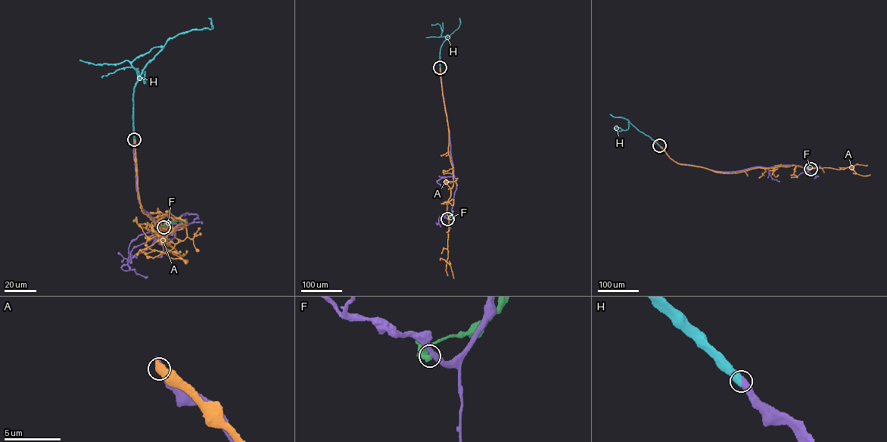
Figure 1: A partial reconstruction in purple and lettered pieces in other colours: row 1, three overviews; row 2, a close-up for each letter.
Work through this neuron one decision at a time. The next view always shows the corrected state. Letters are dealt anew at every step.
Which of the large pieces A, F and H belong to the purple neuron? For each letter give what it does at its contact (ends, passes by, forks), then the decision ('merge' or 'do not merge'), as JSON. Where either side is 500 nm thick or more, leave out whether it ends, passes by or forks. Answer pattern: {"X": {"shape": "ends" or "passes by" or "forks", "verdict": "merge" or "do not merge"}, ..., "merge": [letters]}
{"A": {"verdict": "do not merge"}, "F": {"verdict": "do not merge"}, "H": {"verdict": "merge"}, "merge": ["H"]}

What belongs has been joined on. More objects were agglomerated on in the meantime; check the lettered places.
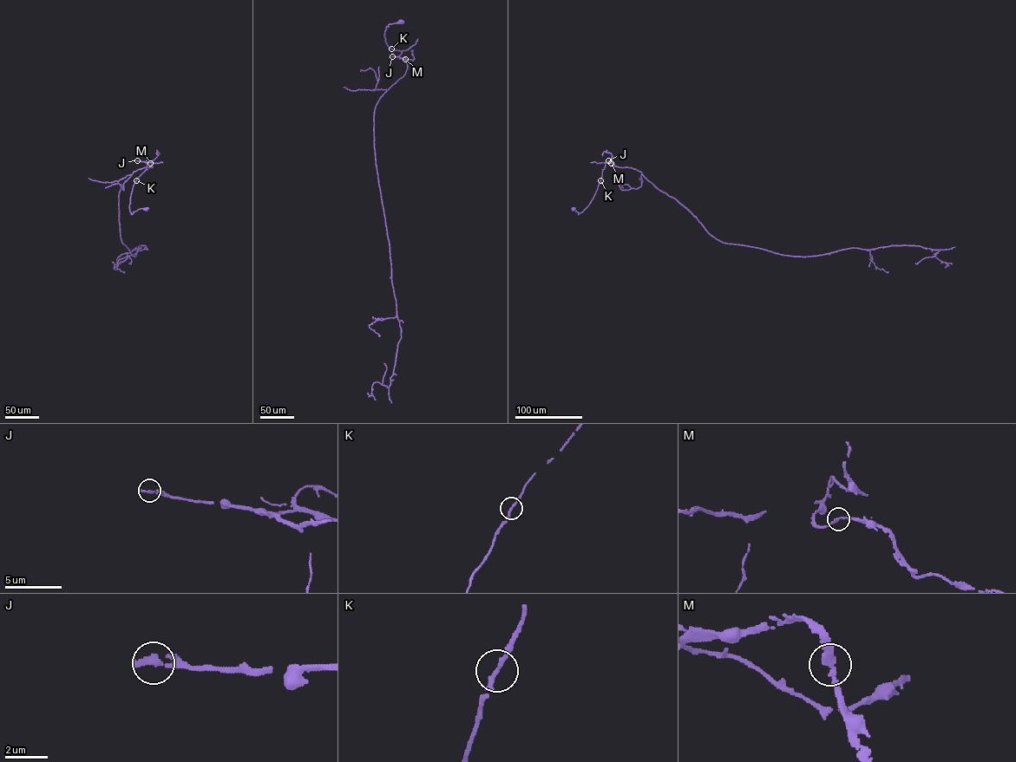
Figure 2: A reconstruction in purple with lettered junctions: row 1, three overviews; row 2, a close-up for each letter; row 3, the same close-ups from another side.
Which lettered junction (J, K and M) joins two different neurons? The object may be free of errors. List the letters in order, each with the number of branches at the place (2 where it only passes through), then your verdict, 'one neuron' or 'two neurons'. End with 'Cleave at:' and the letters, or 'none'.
J: branches 2; one neuron
K: branches 2; one neuron
M: branches 2; one neuron
Cleave at: none

